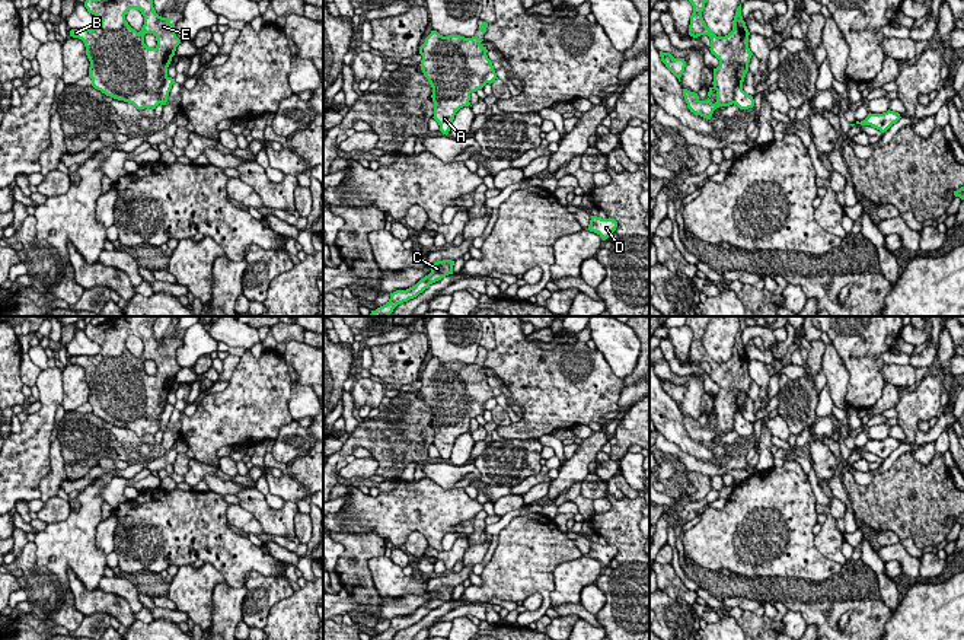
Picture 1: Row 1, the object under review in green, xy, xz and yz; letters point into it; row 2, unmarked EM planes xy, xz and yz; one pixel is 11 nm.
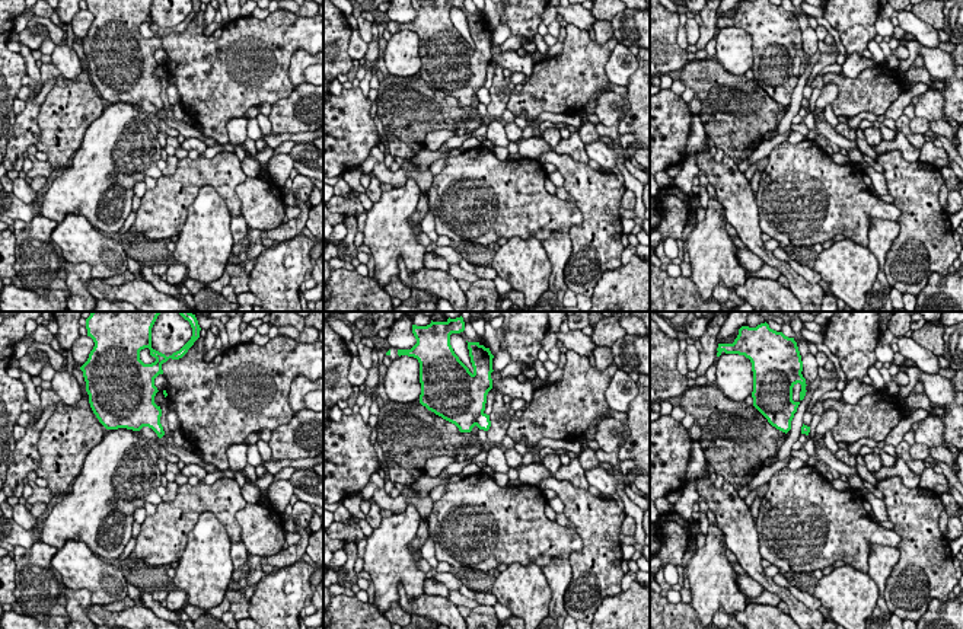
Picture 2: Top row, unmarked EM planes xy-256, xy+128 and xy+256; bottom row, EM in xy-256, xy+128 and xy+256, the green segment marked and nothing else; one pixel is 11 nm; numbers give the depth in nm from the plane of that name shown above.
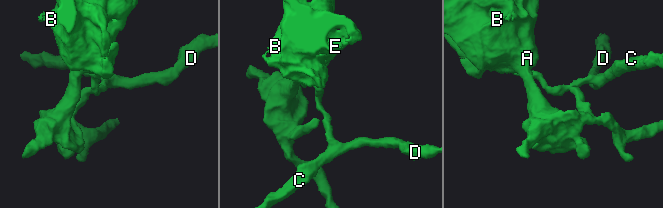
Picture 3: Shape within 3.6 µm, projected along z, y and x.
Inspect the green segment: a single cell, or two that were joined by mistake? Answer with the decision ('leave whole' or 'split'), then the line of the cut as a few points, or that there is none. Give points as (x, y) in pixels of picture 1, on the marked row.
split; cut in xy along (166, 76), (159, 91), (159, 102)

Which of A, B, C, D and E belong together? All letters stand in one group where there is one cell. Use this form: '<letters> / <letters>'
A B E / C D

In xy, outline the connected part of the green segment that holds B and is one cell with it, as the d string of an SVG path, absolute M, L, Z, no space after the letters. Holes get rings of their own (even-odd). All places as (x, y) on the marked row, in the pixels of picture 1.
M86 0L84 7L100 19L100 25L71 29L70 36L84 42L92 86L137 109L154 109L160 104L159 90L167 77L167 67L181 44L175 25L156 13L153 0ZM130 9L144 16L140 32L125 20ZM146 34L156 36L154 48L144 44Z

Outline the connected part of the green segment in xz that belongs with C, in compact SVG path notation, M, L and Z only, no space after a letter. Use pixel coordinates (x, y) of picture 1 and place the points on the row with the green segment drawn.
M443 259L443 261L437 261L431 264L430 265L431 273L428 276L425 276L415 286L406 290L396 290L390 293L389 302L377 308L376 311L371 311L368 316L389 316L398 305L416 297L419 293L428 289L432 283L441 280L443 277L449 274L453 274L453 265L454 265L454 261L451 259Z

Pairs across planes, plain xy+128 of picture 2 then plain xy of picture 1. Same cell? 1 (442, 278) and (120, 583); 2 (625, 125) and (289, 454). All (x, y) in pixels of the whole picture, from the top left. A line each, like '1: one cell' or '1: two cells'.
1: two cells
2: two cells

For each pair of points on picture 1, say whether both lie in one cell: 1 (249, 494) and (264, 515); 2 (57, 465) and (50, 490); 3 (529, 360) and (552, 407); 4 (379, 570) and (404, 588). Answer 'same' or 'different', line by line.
1: same
2: same
3: same
4: same

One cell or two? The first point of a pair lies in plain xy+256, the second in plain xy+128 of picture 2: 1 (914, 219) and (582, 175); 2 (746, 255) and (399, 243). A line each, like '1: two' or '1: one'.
1: one
2: two

